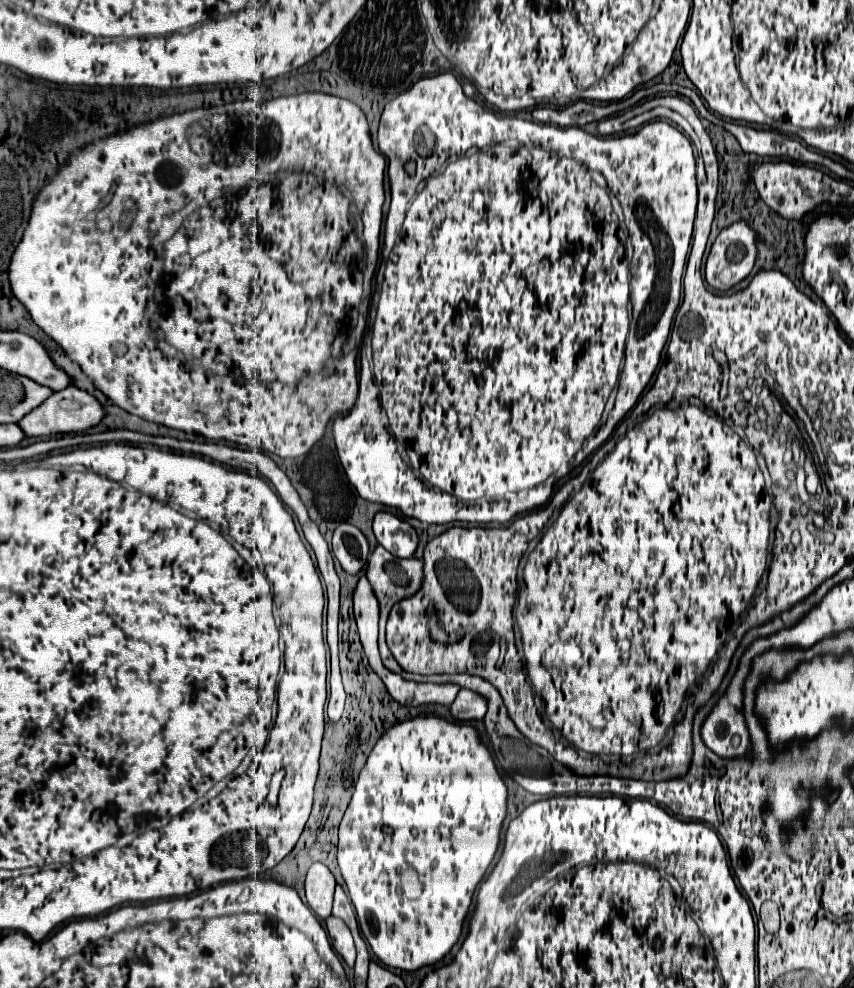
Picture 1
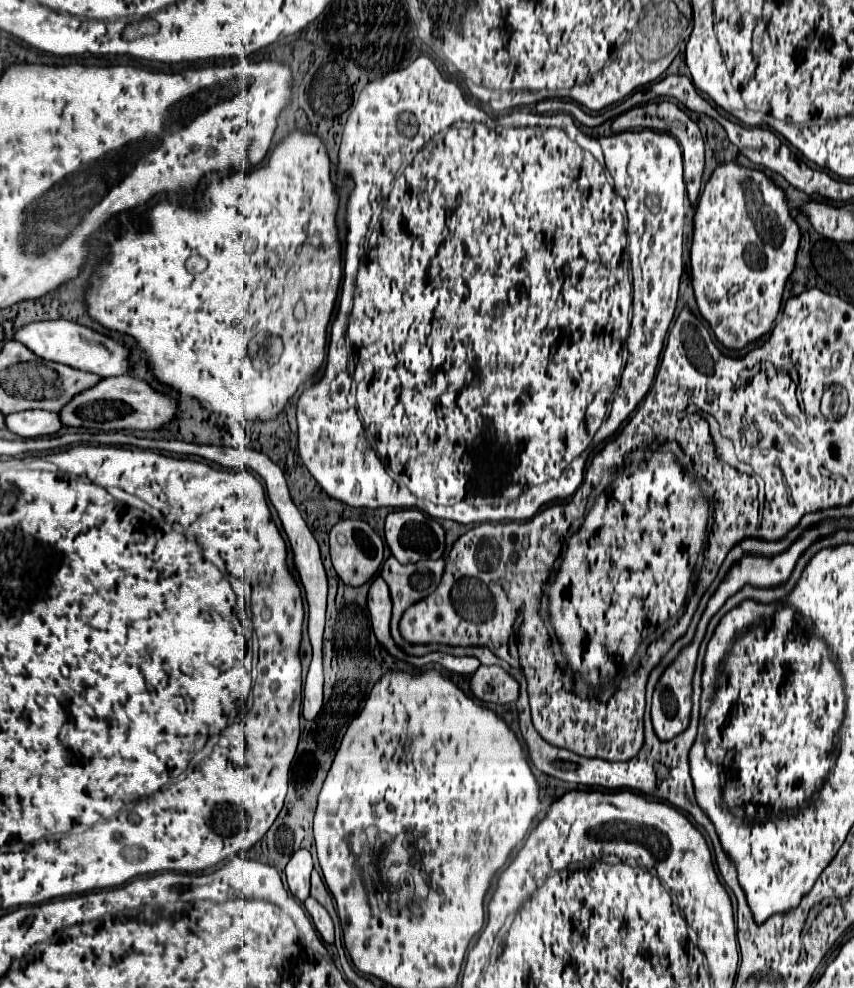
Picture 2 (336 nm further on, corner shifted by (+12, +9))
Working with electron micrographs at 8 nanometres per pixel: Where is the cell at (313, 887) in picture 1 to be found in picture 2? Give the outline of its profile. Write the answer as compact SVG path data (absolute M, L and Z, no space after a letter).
M299 849L291 861L287 863L285 875L289 891L299 899L305 901L309 897L309 875L313 871L313 859L307 849Z

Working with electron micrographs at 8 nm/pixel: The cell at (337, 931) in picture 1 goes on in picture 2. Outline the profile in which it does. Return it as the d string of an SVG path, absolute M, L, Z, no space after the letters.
M309 897L303 905L305 905L307 913L311 915L311 919L313 919L319 935L323 937L323 941L325 941L325 943L333 943L333 921L331 921L327 909L325 909L319 901L315 901L315 899L311 899L311 897Z

